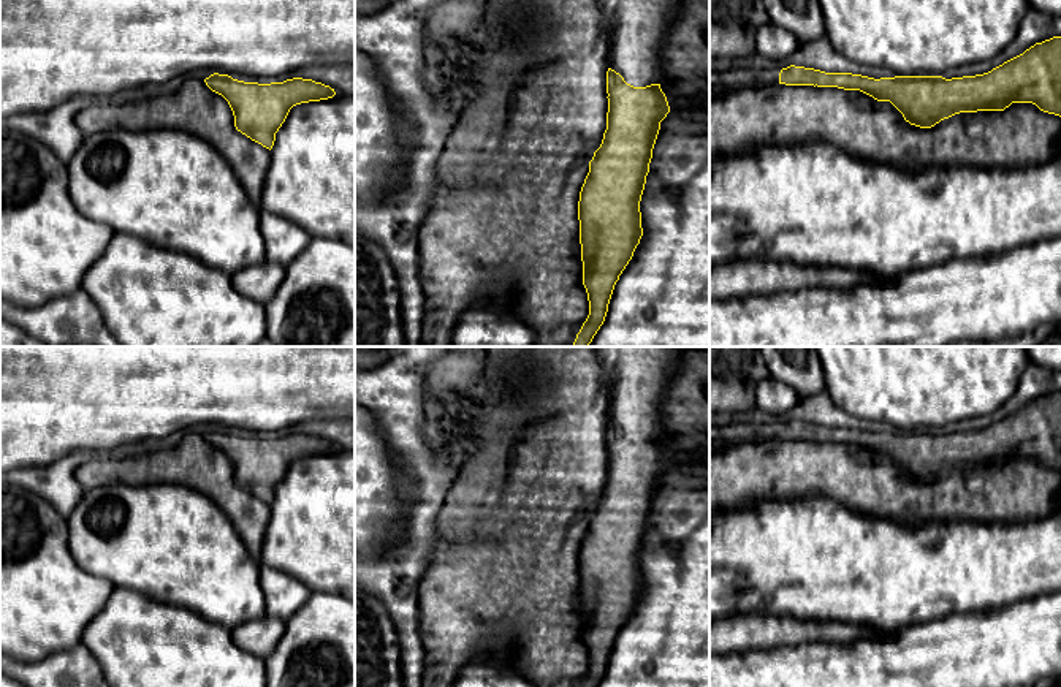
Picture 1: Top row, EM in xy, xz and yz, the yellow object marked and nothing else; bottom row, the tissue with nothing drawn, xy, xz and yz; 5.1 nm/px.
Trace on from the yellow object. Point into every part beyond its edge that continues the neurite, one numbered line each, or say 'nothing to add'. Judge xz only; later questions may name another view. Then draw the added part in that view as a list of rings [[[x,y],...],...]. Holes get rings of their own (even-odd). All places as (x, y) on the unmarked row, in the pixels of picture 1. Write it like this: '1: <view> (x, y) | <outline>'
1: xz (635, 377) | [[[594,347],[610,396],[610,423],[633,442],[662,438],[662,402],[686,347]]]

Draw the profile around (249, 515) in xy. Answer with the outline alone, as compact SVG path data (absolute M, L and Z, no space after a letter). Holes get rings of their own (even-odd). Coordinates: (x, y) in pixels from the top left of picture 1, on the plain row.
M188 431L171 450L146 453L133 459L97 456L74 472L84 489L108 483L176 483L209 495L234 526L249 554L260 560L271 519L271 505L236 484L228 456L203 434Z

